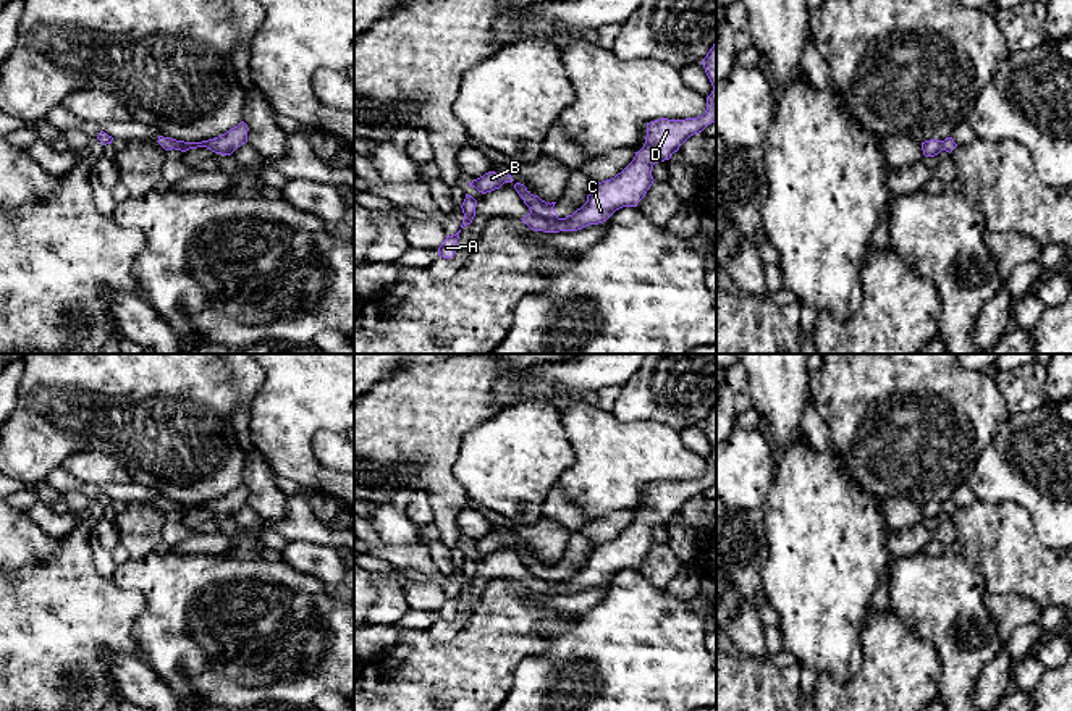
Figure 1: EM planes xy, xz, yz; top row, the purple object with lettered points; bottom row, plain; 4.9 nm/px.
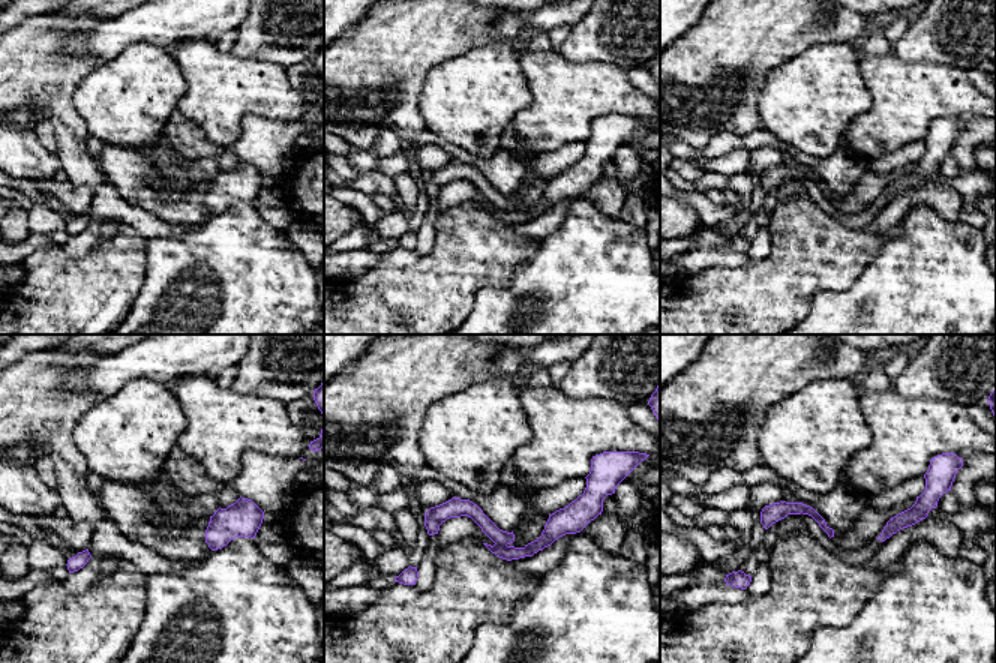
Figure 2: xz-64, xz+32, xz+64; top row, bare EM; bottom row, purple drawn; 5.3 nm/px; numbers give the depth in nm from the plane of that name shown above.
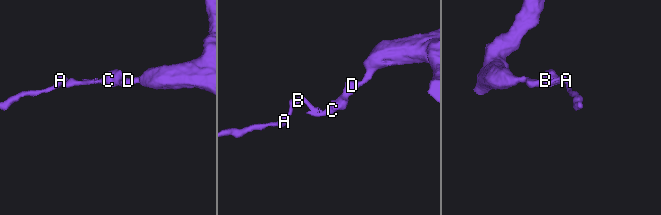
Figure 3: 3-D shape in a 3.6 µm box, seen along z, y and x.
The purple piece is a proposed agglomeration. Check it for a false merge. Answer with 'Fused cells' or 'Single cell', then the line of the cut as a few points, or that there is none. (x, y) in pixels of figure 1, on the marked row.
Fused cells. Split along xz (531, 210), (539, 217), (557, 218)

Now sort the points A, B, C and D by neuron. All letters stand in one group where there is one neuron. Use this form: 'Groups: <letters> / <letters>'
Groups: A B / C D

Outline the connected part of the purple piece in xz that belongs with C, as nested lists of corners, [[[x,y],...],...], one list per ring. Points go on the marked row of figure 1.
[[[716,42],[702,61],[713,86],[702,116],[686,120],[660,118],[647,123],[644,147],[614,178],[593,186],[587,202],[569,218],[538,218],[532,212],[521,218],[530,229],[543,233],[577,231],[606,221],[623,207],[637,207],[653,184],[652,170],[658,162],[669,160],[694,134],[716,121]]]

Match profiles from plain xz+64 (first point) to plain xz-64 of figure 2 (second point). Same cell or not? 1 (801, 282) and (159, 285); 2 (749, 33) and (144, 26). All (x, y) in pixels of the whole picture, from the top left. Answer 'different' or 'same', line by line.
1: different
2: different

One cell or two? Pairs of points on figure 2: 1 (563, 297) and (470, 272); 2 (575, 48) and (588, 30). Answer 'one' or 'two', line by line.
1: two
2: one

